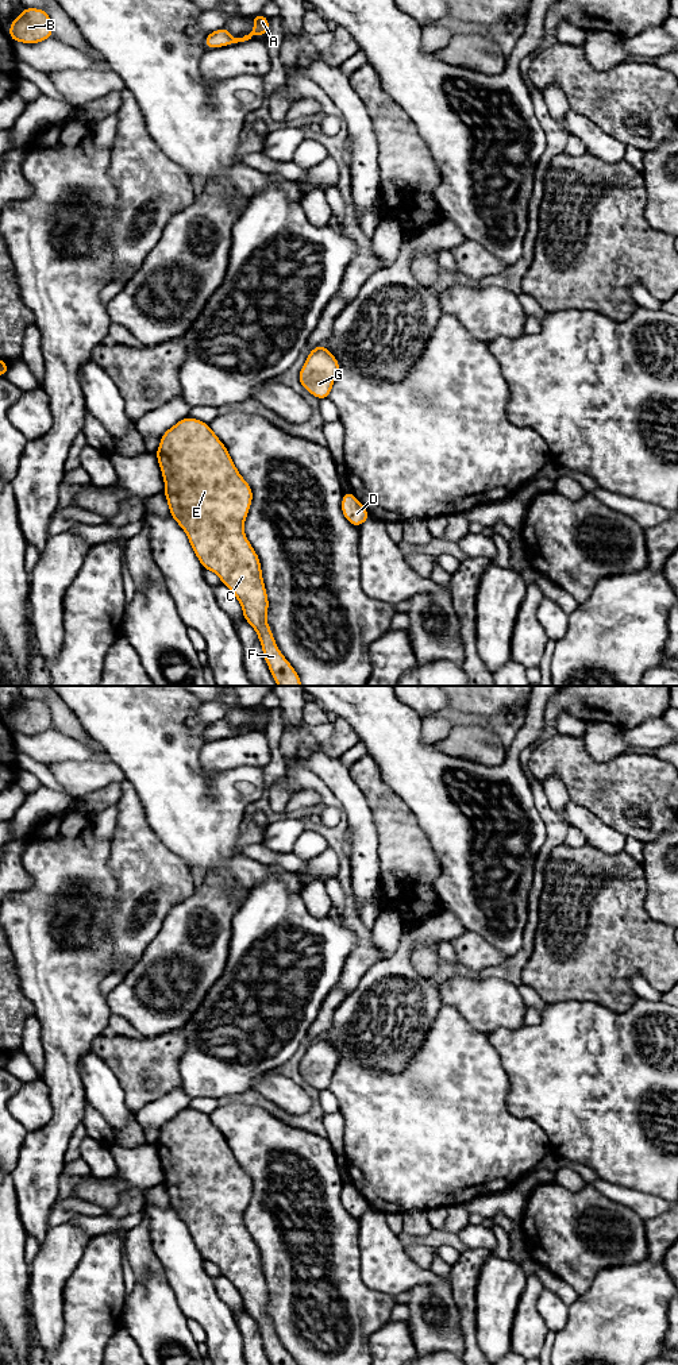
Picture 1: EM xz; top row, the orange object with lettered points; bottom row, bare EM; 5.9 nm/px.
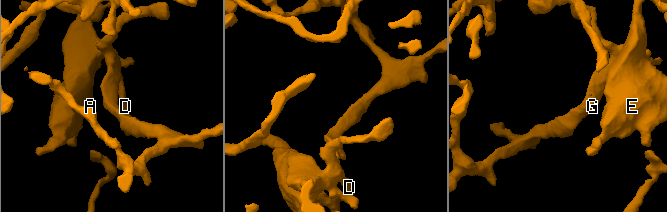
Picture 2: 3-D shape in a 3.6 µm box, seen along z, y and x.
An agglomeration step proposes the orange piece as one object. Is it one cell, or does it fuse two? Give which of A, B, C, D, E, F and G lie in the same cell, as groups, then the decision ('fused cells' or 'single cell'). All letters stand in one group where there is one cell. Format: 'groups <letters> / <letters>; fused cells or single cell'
groups A B C D E F G; single cell

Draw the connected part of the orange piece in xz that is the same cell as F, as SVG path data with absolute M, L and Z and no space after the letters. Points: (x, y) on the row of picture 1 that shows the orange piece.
M185 417L161 436L161 444L155 452L162 478L163 494L167 500L170 516L184 529L188 540L204 570L216 572L221 585L227 586L239 601L243 618L255 629L262 645L265 662L278 686L303 686L298 674L278 649L266 616L269 599L262 579L261 560L244 535L244 520L253 502L253 490L235 467L226 446L211 429L209 424Z

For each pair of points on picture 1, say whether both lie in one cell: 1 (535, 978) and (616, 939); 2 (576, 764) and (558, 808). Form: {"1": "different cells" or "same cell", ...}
{"1": "same cell", "2": "different cells"}

